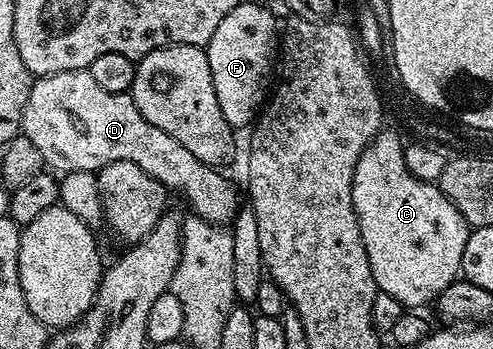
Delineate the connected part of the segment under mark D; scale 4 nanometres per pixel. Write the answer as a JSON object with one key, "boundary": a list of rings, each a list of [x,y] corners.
{"boundary":[[[86,69],[83,71],[64,71],[54,75],[42,75],[34,78],[33,88],[27,97],[27,105],[23,113],[21,131],[39,149],[41,158],[46,168],[57,173],[70,171],[98,172],[102,167],[111,165],[115,161],[131,161],[143,169],[155,181],[164,185],[166,192],[182,195],[189,202],[189,211],[205,219],[209,223],[218,225],[232,224],[237,216],[239,202],[237,203],[237,191],[229,179],[221,176],[222,172],[216,167],[208,167],[195,153],[191,153],[184,145],[179,145],[171,133],[163,133],[159,125],[151,125],[143,113],[135,105],[132,94],[107,93],[107,89],[99,89],[95,85],[95,77]]]}

